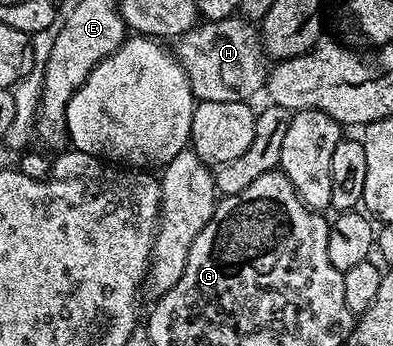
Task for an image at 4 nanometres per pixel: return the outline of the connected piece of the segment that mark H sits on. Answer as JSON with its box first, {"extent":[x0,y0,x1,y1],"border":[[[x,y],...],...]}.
{"extent":[173,16,269,102],"border":[[[232,16],[216,22],[204,21],[192,30],[174,39],[173,53],[181,68],[189,76],[191,90],[199,102],[247,102],[255,93],[264,89],[269,71],[269,59],[263,53],[260,31],[242,16]]]}

